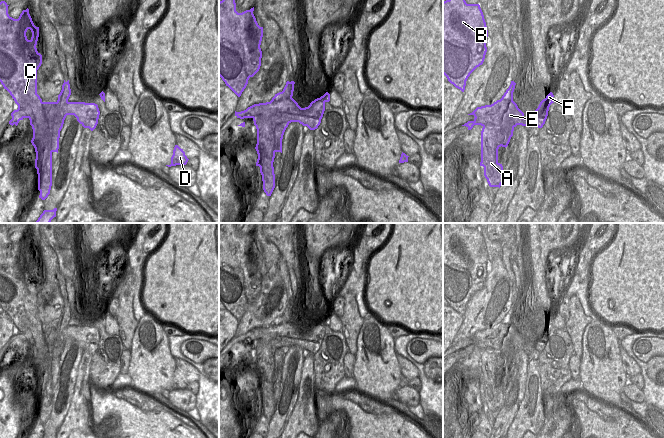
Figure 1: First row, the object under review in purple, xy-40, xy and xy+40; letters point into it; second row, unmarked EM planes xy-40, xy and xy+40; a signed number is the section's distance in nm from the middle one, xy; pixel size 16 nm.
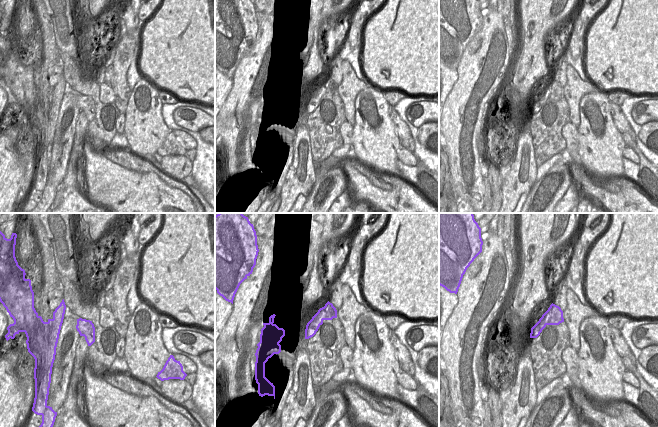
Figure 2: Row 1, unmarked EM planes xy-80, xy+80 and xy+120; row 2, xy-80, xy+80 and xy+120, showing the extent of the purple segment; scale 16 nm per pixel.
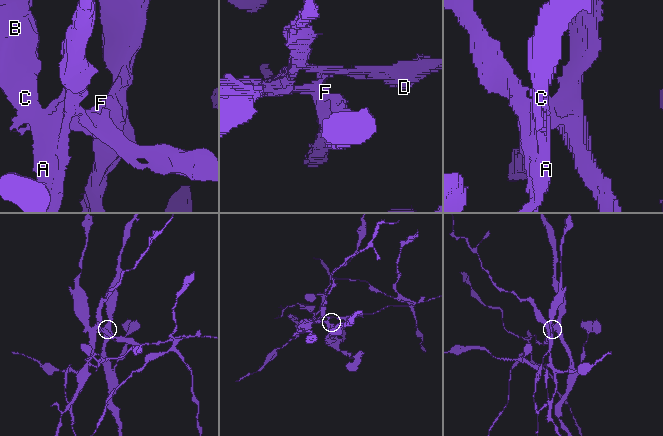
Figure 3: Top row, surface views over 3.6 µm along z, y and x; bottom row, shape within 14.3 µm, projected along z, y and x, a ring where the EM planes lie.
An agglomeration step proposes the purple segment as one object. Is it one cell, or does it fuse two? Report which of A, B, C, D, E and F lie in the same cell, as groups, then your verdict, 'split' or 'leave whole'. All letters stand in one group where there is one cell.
A B C / D E F | split

